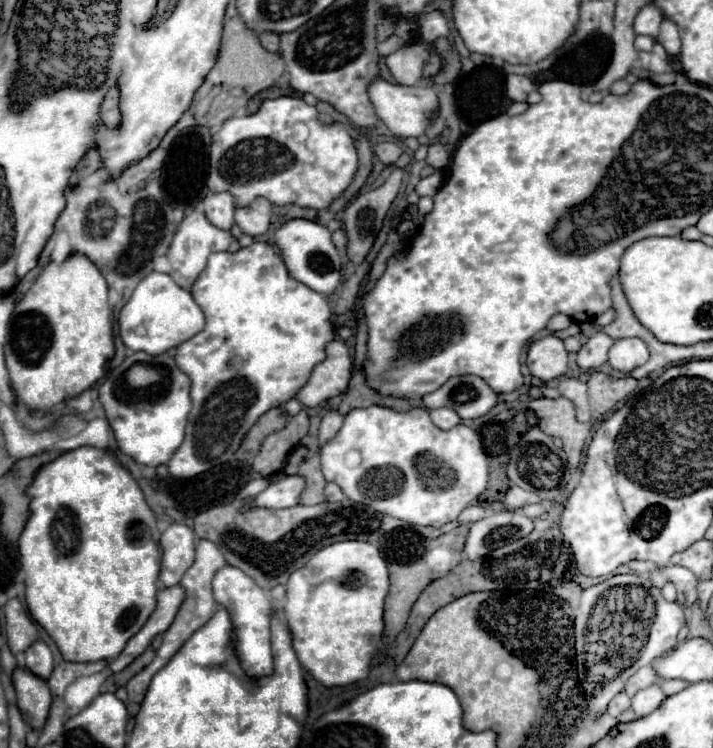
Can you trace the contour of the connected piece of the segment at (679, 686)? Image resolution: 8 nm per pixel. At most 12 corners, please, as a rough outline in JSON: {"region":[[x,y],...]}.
{"region":[[665,680],[661,684],[667,696],[685,690],[685,680]]}

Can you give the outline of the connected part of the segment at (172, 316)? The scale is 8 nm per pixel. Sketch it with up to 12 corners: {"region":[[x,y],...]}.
{"region":[[151,272],[119,314],[129,350],[163,354],[205,326],[191,292]]}

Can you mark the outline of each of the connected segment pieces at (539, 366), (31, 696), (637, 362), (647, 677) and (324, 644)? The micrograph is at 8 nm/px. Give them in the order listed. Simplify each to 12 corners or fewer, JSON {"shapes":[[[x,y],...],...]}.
{"shapes":[[[549,334],[531,344],[531,376],[547,382],[567,372],[567,350]],[[15,668],[17,706],[41,730],[51,706],[47,682]],[[621,338],[609,350],[609,364],[629,374],[649,360],[641,338]],[[641,668],[625,686],[631,696],[637,690],[661,684],[653,668]],[[321,548],[287,582],[285,620],[323,686],[369,676],[387,564]]]}

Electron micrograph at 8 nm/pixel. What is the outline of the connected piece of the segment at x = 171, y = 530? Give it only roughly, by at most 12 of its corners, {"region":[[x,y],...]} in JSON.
{"region":[[187,524],[161,534],[159,580],[175,586],[195,560],[195,534]]}

